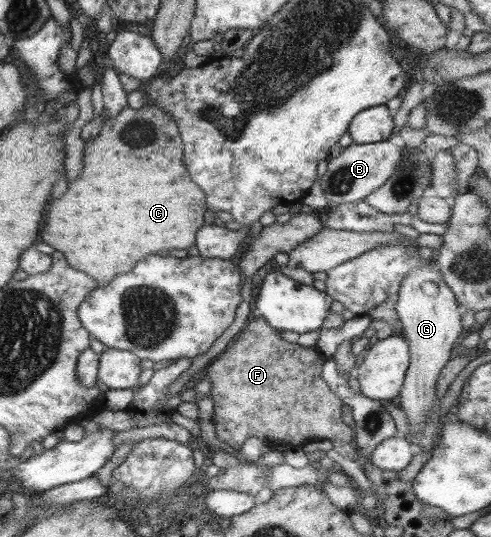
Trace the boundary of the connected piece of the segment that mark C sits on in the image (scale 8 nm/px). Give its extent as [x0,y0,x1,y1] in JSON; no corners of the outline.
[40,105,204,287]

